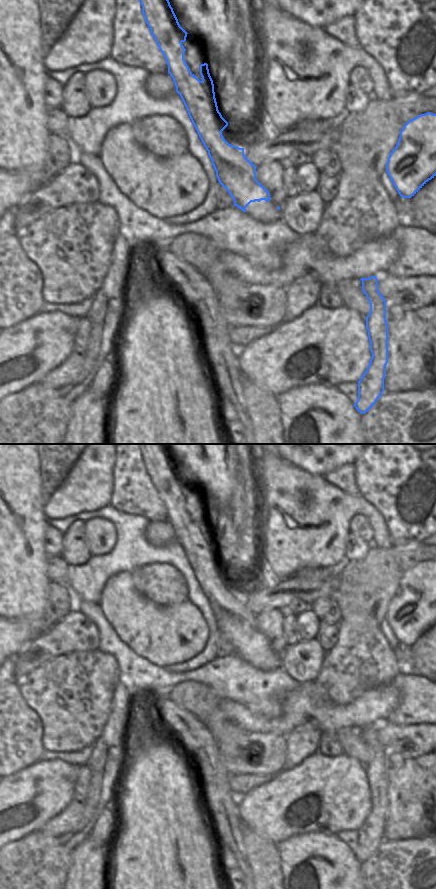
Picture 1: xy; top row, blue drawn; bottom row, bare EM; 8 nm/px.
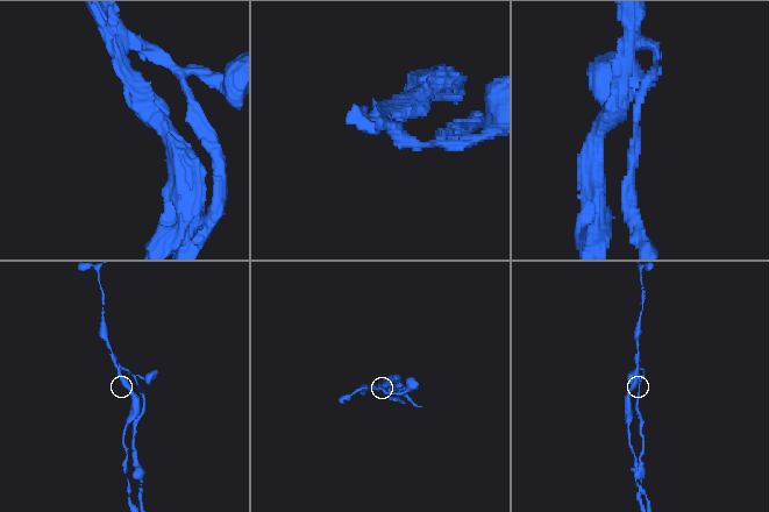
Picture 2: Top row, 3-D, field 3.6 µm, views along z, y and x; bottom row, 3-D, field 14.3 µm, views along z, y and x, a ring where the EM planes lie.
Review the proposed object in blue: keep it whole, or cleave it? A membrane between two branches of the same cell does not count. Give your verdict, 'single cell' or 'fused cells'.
fused cells

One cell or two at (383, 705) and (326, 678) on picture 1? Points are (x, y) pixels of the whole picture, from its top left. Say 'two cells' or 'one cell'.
two cells

